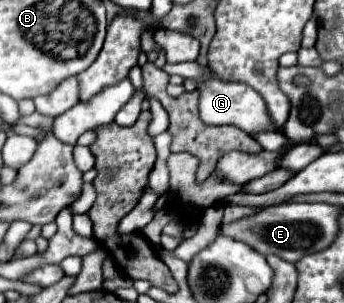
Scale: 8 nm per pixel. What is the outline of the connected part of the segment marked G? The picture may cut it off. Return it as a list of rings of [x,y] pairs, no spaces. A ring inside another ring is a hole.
[[[209,71],[209,75],[203,81],[199,81],[197,91],[199,91],[199,117],[205,125],[235,125],[249,135],[265,129],[277,131],[277,127],[273,127],[267,115],[261,95],[253,91],[249,85],[243,85],[237,81],[225,81],[217,77],[213,71]]]

